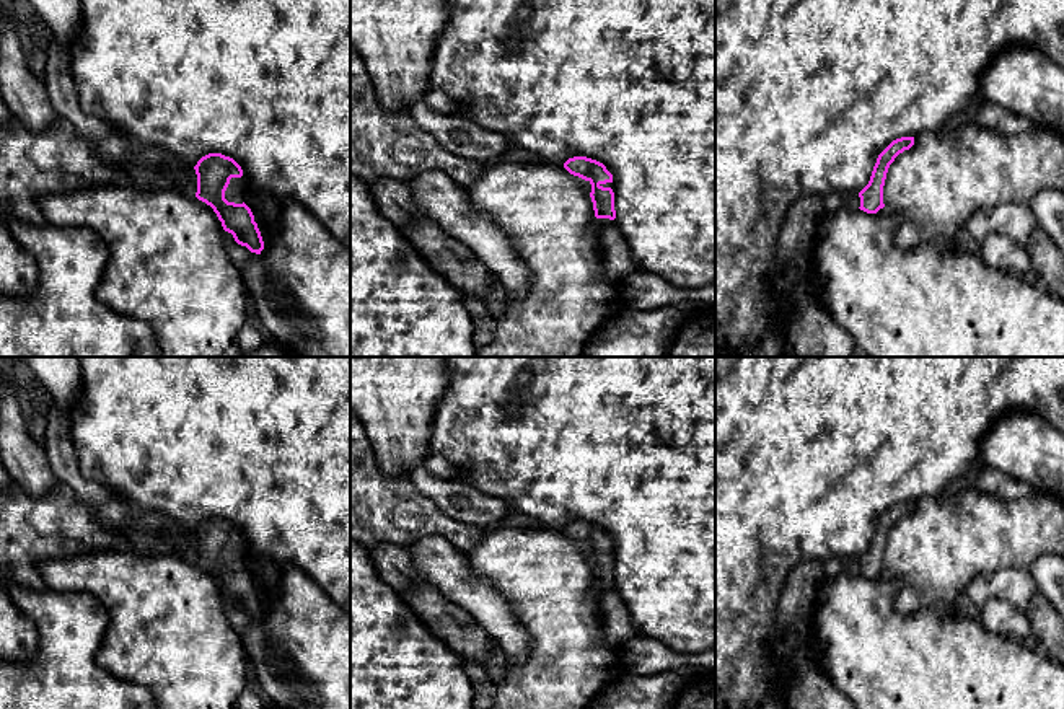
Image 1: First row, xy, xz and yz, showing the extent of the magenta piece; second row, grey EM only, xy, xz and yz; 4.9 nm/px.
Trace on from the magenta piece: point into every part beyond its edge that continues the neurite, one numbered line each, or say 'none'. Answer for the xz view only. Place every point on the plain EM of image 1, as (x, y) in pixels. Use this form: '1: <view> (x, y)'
1: xz (618, 625)

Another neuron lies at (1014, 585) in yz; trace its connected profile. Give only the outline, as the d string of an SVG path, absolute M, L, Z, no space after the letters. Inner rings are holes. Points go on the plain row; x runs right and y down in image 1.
M1007 567L987 575L978 575L968 585L966 595L981 610L989 600L999 600L1028 611L1036 585L1027 567Z

